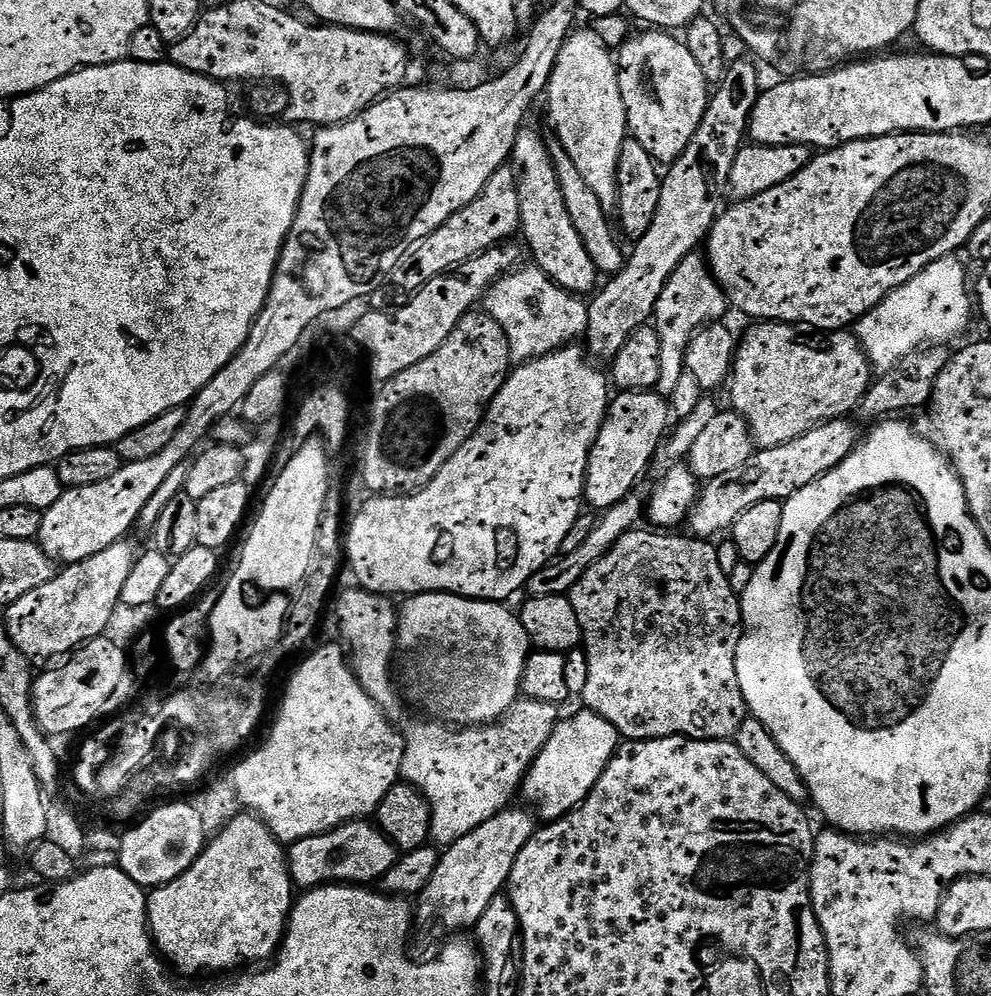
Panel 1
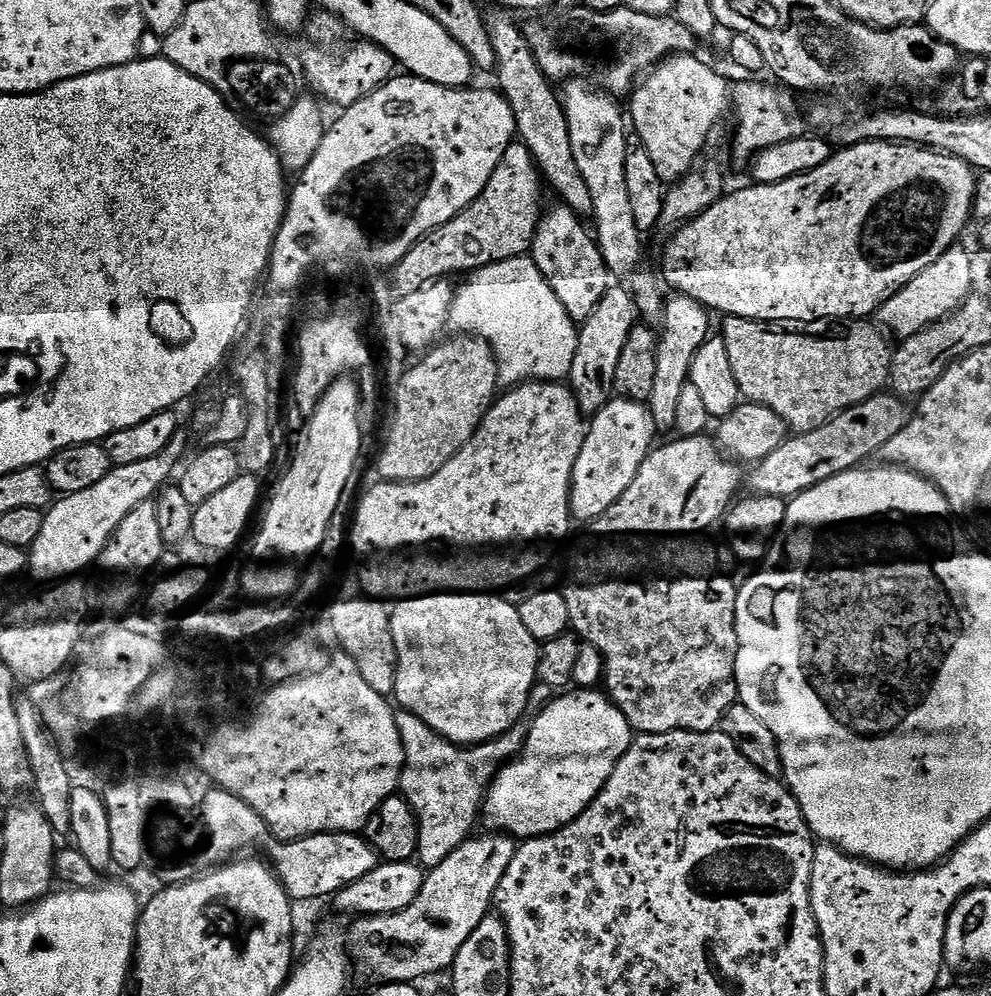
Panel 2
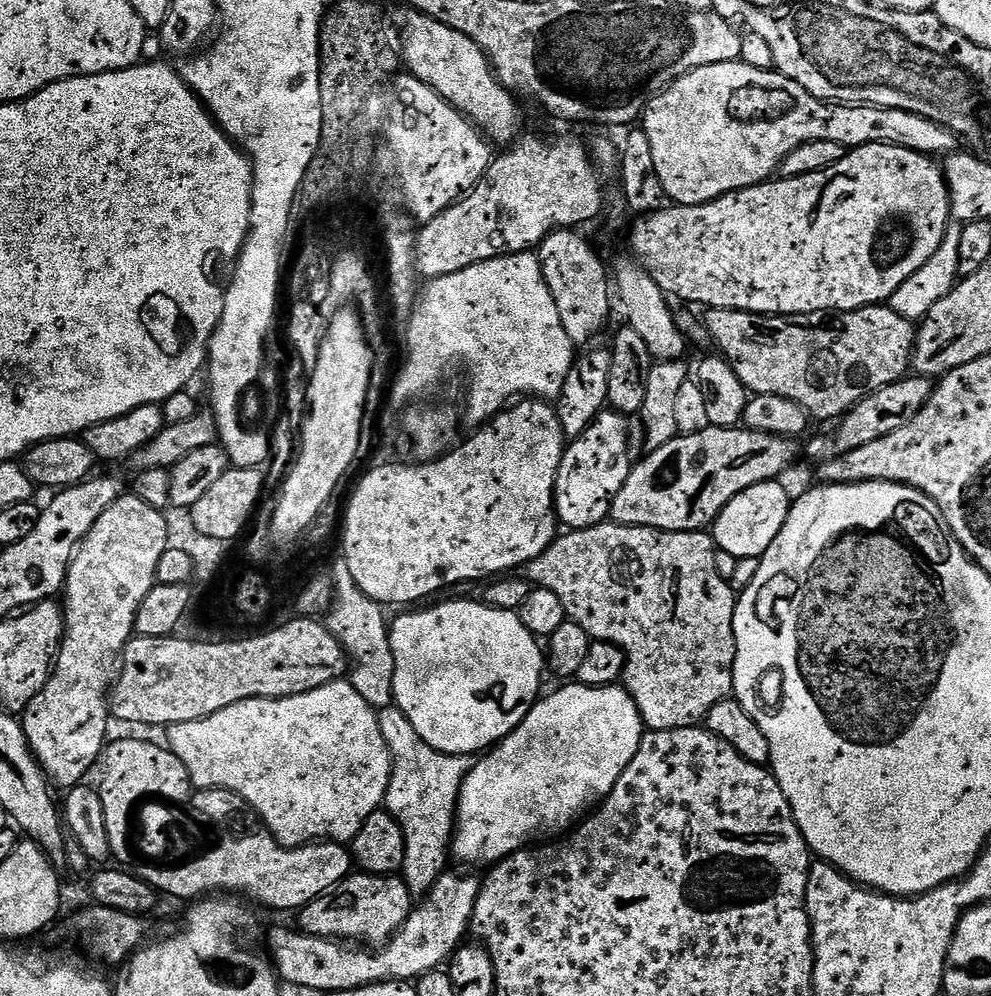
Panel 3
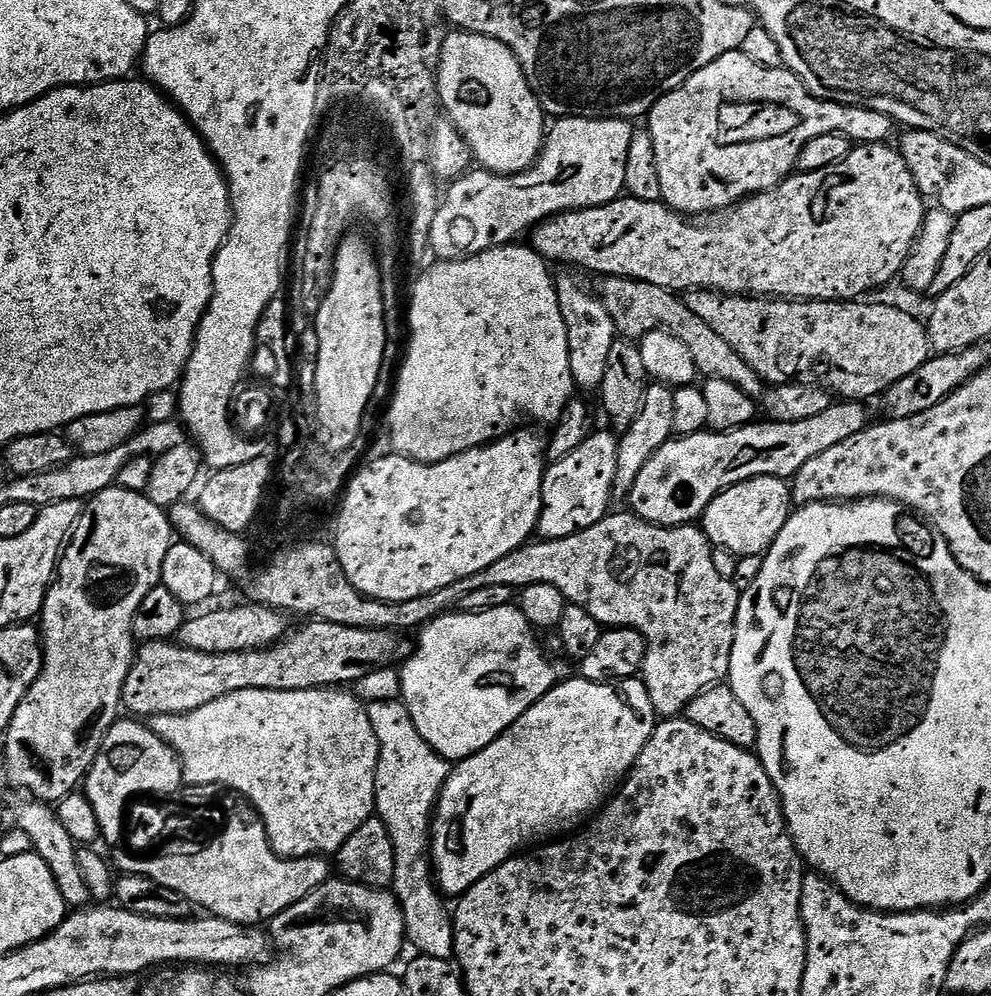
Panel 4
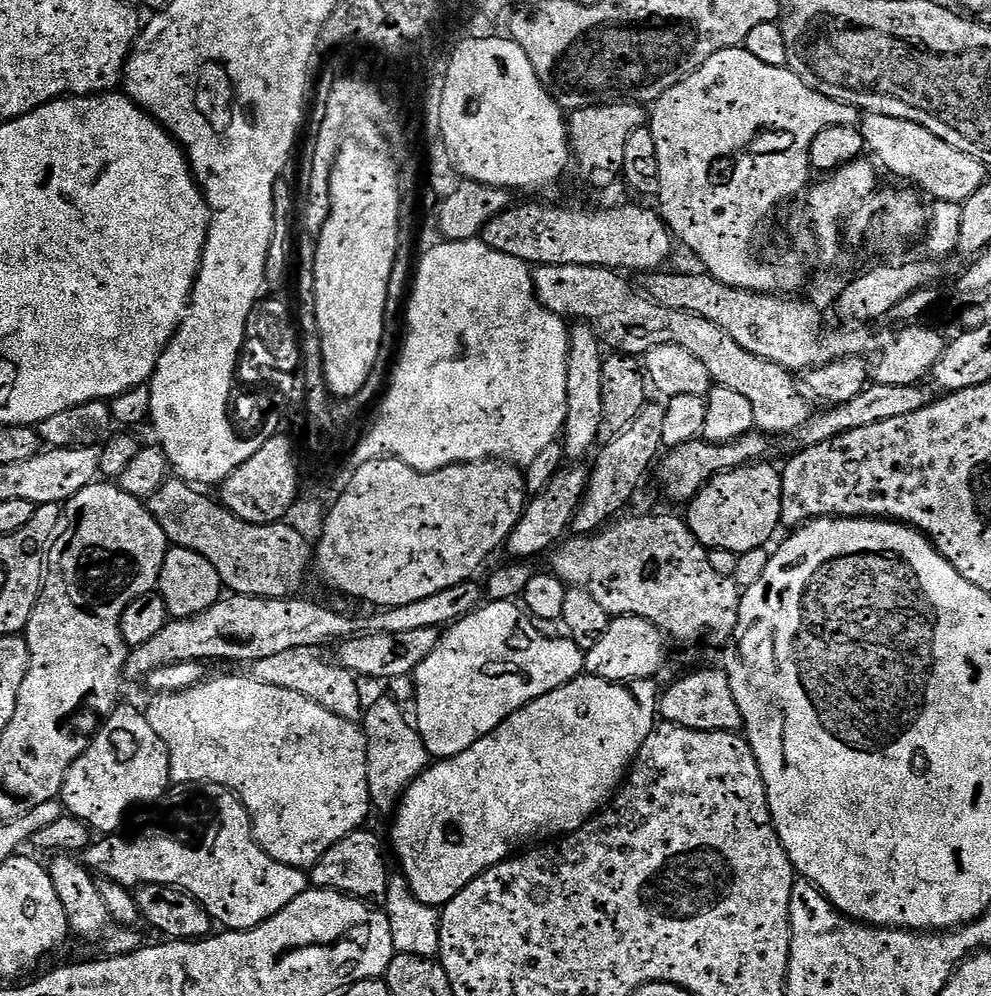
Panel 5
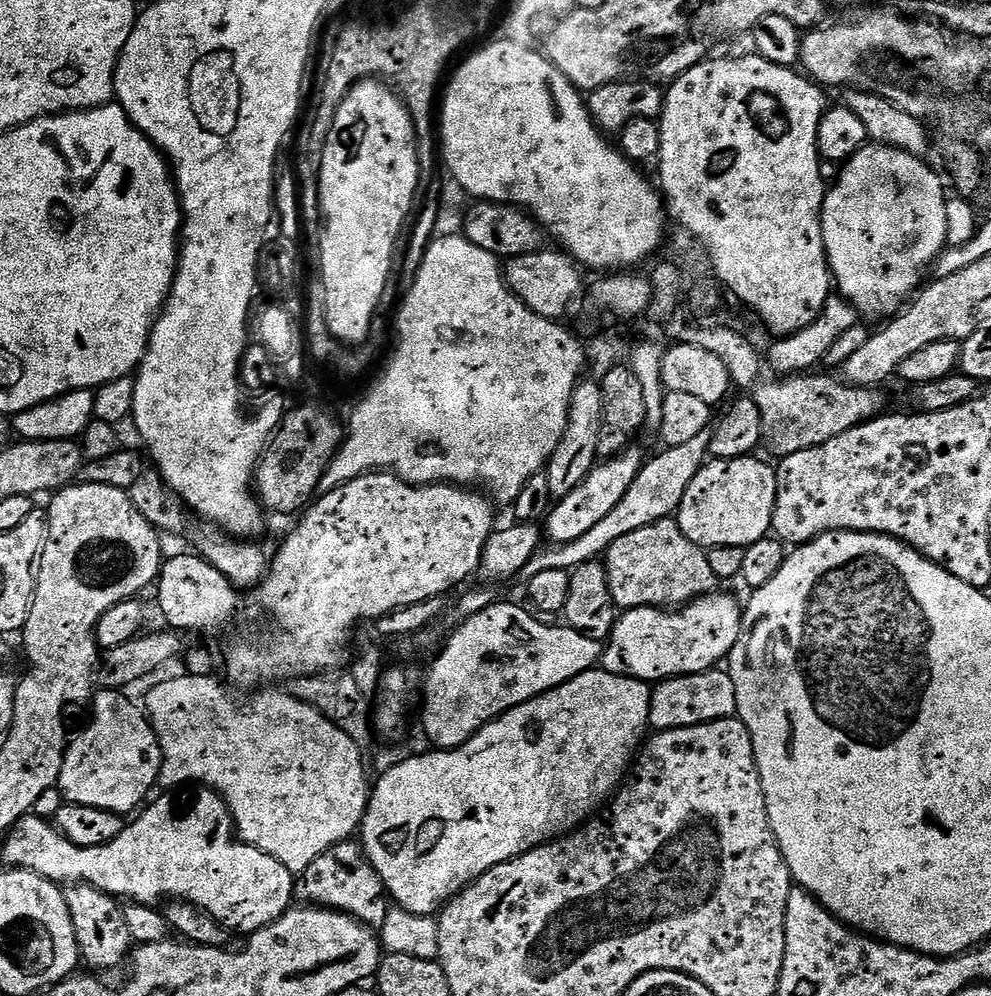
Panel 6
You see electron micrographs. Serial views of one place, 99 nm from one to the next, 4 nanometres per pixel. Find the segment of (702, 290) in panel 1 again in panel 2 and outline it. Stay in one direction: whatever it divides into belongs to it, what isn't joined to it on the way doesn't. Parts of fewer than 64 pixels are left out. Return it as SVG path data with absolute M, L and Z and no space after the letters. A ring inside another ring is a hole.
M673 295L665 303L662 313L664 329L659 329L656 342L656 365L654 366L654 386L646 401L648 413L657 429L675 429L678 418L678 397L682 386L689 383L690 366L694 362L694 354L710 338L708 332L709 309L689 296Z

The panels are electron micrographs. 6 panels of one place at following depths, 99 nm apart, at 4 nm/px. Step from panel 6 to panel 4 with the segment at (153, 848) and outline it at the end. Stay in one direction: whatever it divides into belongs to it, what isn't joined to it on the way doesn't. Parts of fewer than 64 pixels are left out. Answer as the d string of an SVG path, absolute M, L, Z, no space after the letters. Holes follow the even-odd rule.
M255 811L232 812L220 837L209 839L204 856L192 860L152 860L152 864L138 863L138 856L123 854L115 867L121 873L145 876L170 890L178 890L197 909L211 914L218 920L229 920L245 926L260 926L270 922L282 910L306 898L330 878L330 864L323 855L303 856L297 860L279 856L272 850L272 843Z

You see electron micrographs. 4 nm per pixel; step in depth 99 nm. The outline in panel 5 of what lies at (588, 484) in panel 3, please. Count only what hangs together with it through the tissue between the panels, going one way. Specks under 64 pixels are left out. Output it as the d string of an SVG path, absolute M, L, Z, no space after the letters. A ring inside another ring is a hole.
M565 466L552 479L550 486L546 486L546 490L535 493L534 498L527 501L524 516L518 522L518 526L514 526L506 541L506 549L508 548L509 554L512 555L510 557L520 562L528 562L531 561L531 556L540 556L544 551L547 553L565 539L564 531L567 533L571 529L574 514L584 497L588 474L587 467Z

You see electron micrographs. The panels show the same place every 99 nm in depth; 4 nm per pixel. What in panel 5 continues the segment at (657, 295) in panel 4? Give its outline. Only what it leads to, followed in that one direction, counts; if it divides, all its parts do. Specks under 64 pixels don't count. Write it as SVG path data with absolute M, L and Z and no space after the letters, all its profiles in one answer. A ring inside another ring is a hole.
M545 264L532 268L532 285L536 291L538 302L546 306L555 316L562 316L572 322L583 322L596 331L597 338L605 349L625 356L643 357L645 352L654 350L654 346L682 346L682 350L690 350L706 370L710 370L713 385L735 390L744 395L750 406L754 406L754 422L759 431L773 437L791 437L797 430L807 424L814 415L813 405L800 392L797 377L785 368L772 362L766 362L750 350L742 350L722 326L710 322L706 318L698 318L698 314L690 314L682 310L670 310L666 306L658 306L643 291L631 288L623 280L619 271L598 266L546 266Z

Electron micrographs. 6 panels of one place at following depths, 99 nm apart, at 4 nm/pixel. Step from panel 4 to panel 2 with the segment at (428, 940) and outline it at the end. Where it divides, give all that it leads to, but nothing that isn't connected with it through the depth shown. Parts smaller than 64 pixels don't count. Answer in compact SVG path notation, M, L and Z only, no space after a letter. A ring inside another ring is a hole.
M403 710L396 712L396 726L404 747L398 792L412 807L418 822L415 859L421 868L431 870L446 862L446 858L473 835L472 826L481 815L488 786L509 760L519 757L528 736L528 724L515 724L503 736L471 746L444 740L420 718Z

